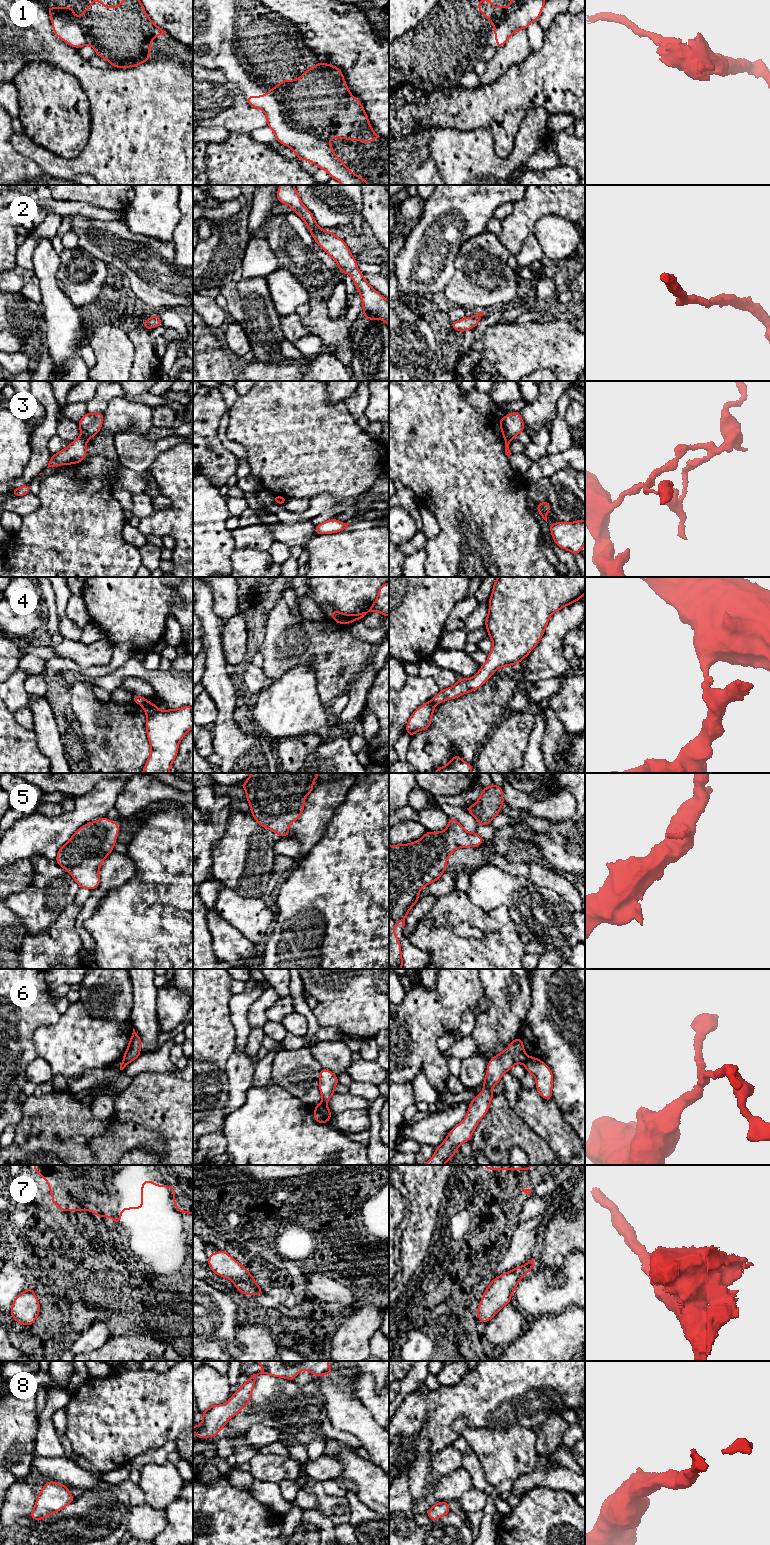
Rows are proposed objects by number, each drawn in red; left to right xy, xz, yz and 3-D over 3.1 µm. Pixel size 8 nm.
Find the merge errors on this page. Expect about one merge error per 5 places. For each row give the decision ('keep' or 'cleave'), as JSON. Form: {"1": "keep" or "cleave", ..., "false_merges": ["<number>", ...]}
{"1": "keep", "2": "keep", "3": "cleave", "4": "cleave", "5": "keep", "6": "cleave", "7": "keep", "8": "keep", "false_merges": ["3", "4", "6"]}

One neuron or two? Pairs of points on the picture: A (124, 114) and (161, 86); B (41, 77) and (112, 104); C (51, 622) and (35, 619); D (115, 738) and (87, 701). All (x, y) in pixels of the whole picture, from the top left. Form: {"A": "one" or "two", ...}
{"A": "two", "B": "two", "C": "two", "D": "one"}

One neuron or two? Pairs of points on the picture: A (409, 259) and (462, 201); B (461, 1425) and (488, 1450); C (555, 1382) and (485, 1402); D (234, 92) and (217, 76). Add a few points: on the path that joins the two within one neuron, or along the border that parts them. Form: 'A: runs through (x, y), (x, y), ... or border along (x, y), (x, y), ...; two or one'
A: runs through (426, 251), (459, 218); one
B: runs through (468, 1432), (481, 1443); one
C: runs through (538, 1382), (517, 1382), (502, 1392); one
D: runs through (230, 88), (221, 80); one

